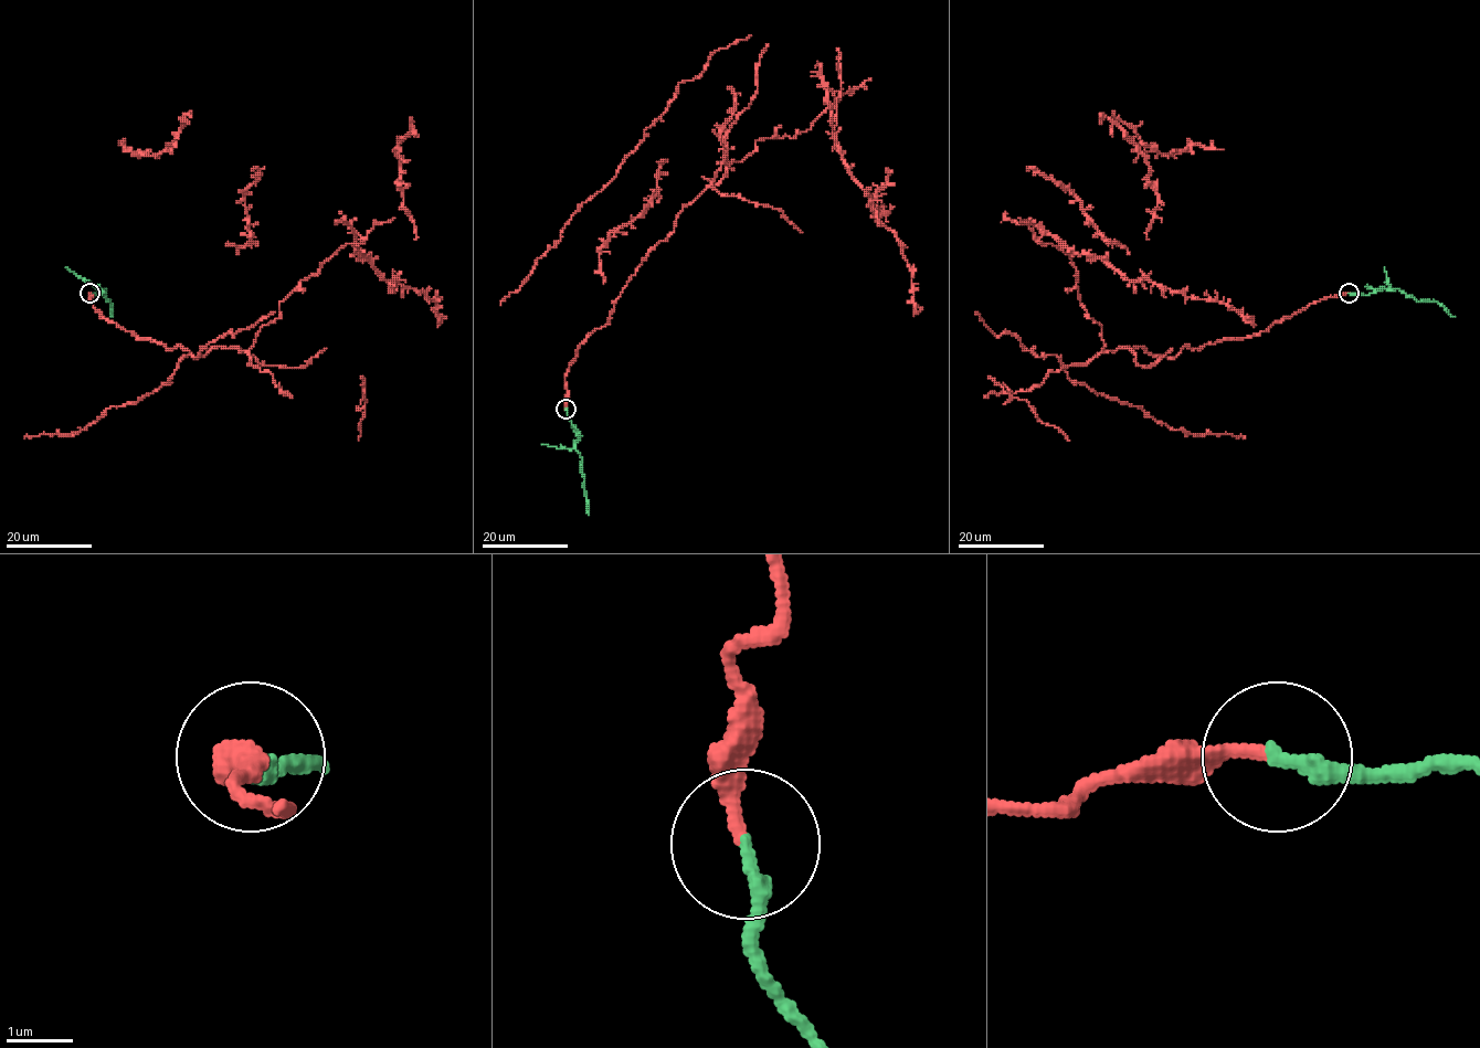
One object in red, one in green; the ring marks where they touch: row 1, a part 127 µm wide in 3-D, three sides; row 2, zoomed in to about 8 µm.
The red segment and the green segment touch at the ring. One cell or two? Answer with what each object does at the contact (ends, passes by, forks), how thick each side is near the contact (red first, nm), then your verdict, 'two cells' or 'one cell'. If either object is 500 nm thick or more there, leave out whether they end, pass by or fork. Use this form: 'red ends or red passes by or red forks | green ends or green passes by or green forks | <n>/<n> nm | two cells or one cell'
red ends | green ends | 200/260 nm | two cells

